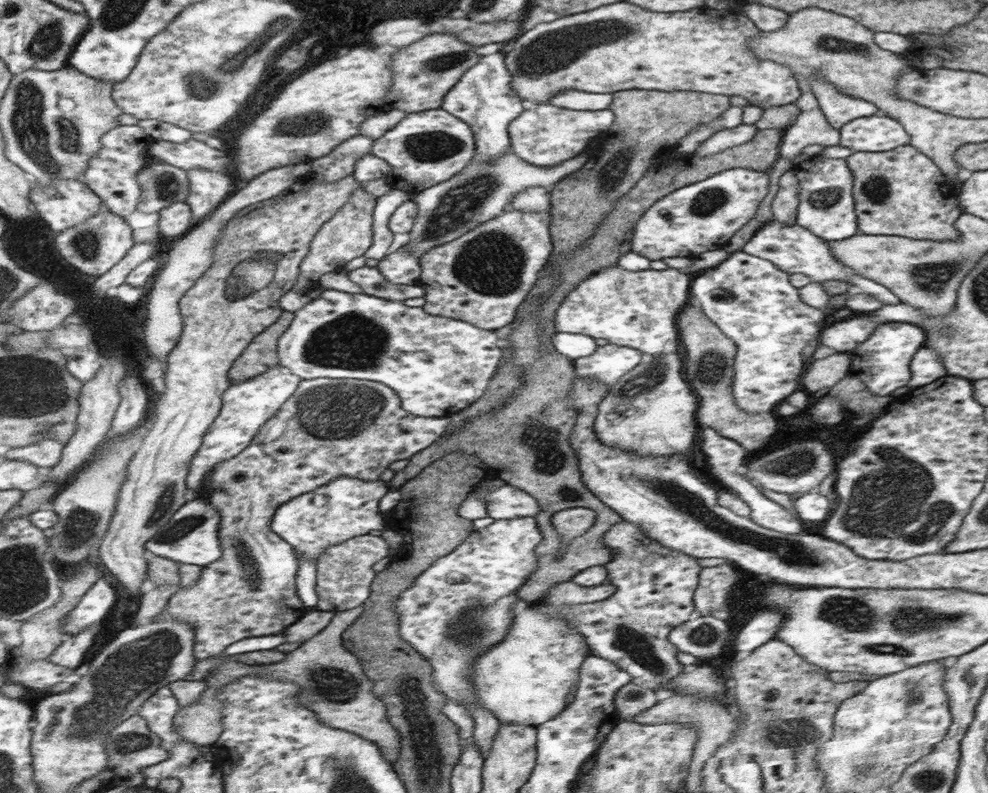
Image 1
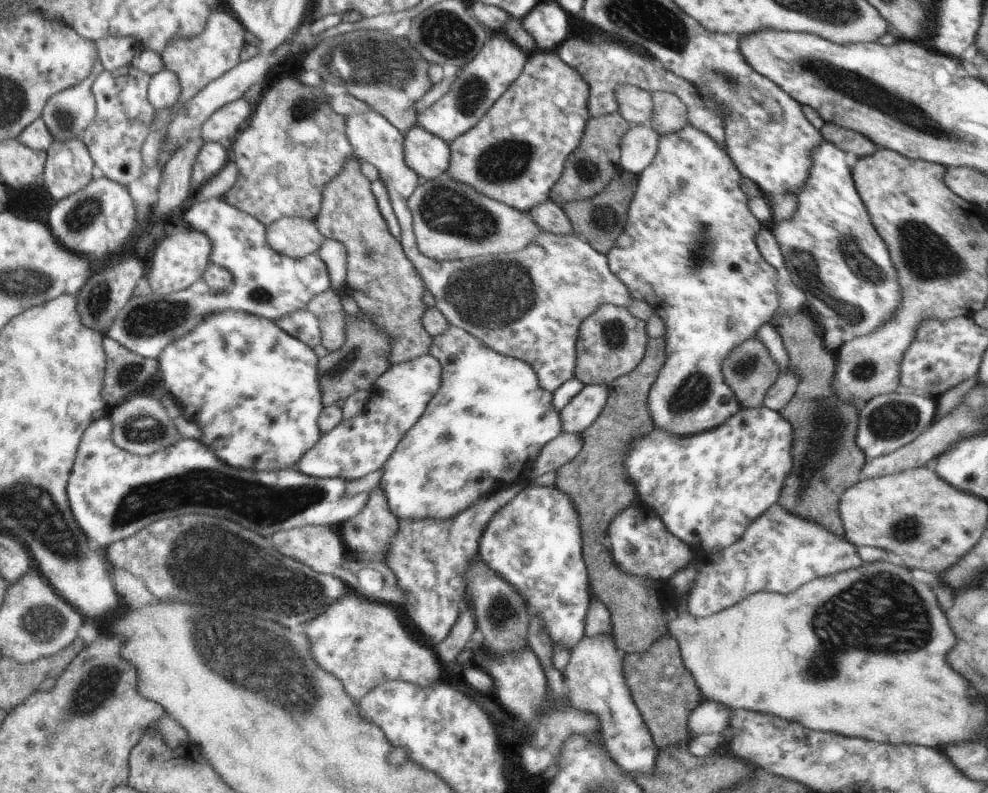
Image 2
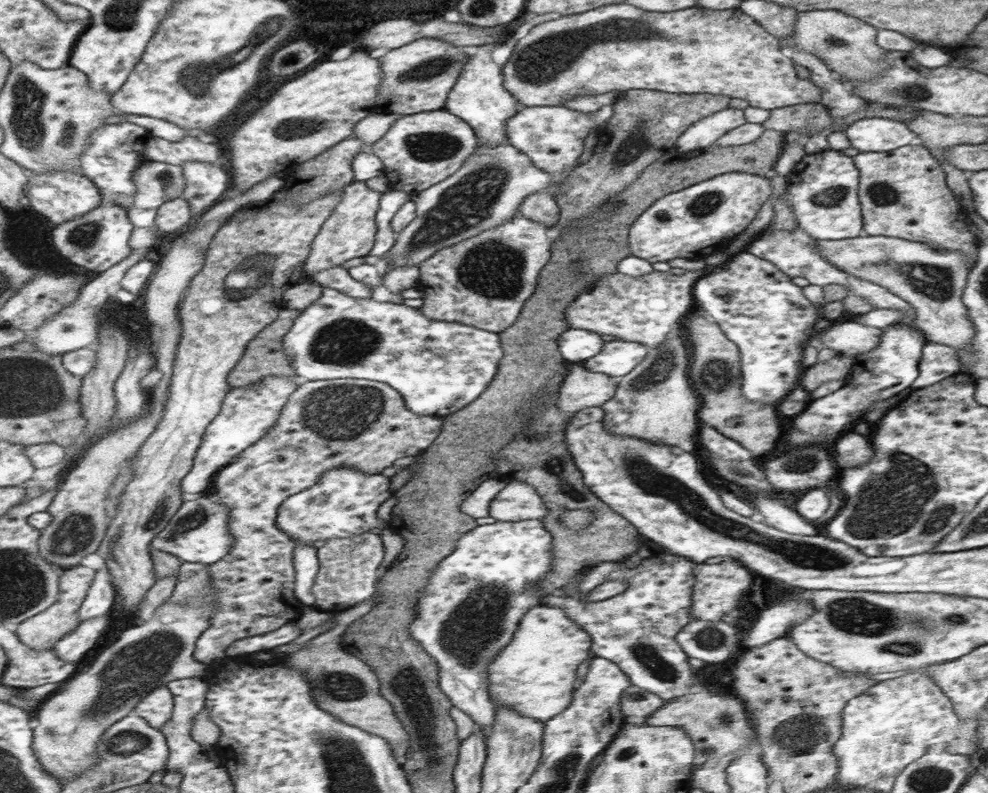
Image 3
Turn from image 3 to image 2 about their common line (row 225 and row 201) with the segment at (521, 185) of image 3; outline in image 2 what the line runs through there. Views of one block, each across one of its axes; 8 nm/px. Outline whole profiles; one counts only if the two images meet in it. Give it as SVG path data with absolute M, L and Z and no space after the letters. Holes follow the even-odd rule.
M448 174L424 180L408 198L414 236L421 253L438 262L476 259L506 252L520 252L540 236L541 227L529 214L496 202L472 186L452 180Z

